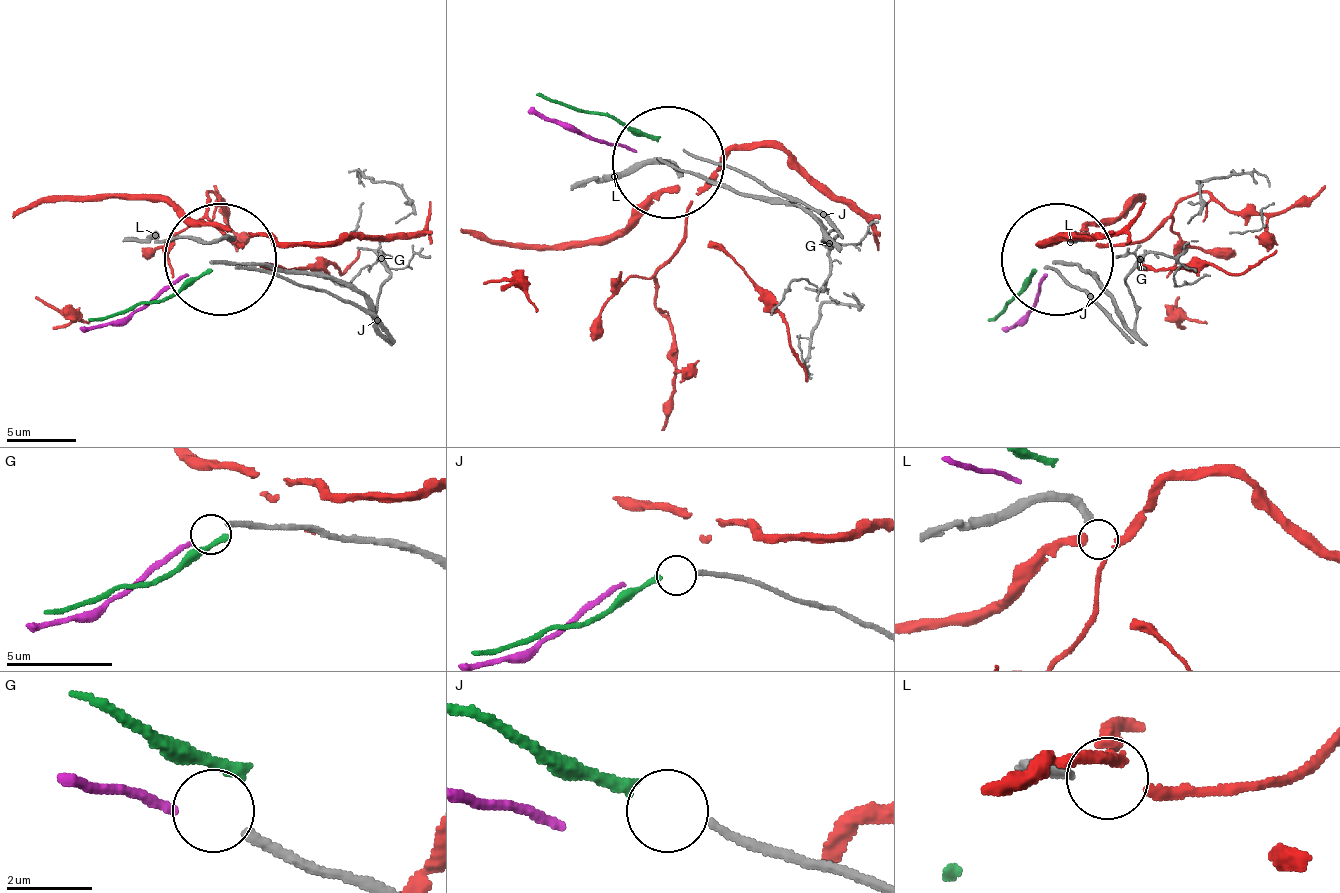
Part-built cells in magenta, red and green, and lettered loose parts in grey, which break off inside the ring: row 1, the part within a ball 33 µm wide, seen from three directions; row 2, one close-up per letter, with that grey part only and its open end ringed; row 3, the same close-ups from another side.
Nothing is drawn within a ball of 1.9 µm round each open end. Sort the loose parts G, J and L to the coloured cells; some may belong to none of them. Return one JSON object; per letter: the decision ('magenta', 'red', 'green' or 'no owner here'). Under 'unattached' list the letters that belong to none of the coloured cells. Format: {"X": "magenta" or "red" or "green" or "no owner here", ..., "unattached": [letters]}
{"G": "magenta", "J": "green", "L": "no owner here", "unattached": ["L"]}

